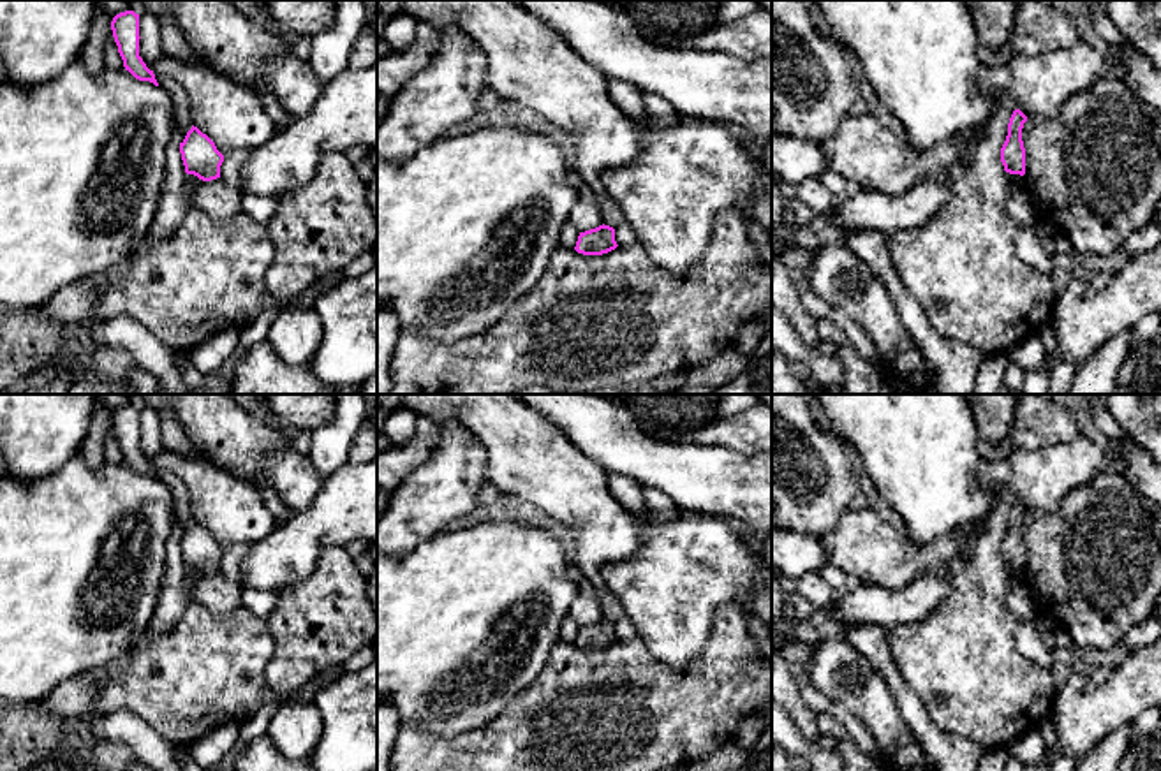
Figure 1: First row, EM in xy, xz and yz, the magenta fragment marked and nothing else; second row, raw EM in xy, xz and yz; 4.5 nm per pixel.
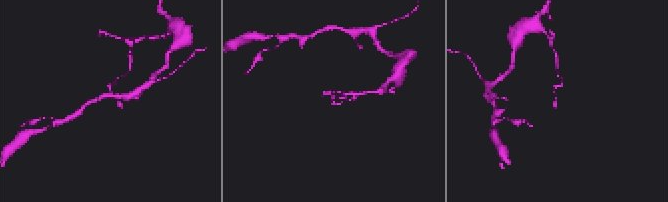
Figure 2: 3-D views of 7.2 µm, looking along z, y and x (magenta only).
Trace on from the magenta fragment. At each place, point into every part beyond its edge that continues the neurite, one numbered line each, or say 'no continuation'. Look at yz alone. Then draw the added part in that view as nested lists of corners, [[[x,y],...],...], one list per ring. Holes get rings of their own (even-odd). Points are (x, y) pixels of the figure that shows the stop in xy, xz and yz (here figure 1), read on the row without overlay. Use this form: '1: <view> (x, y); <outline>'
no continuation

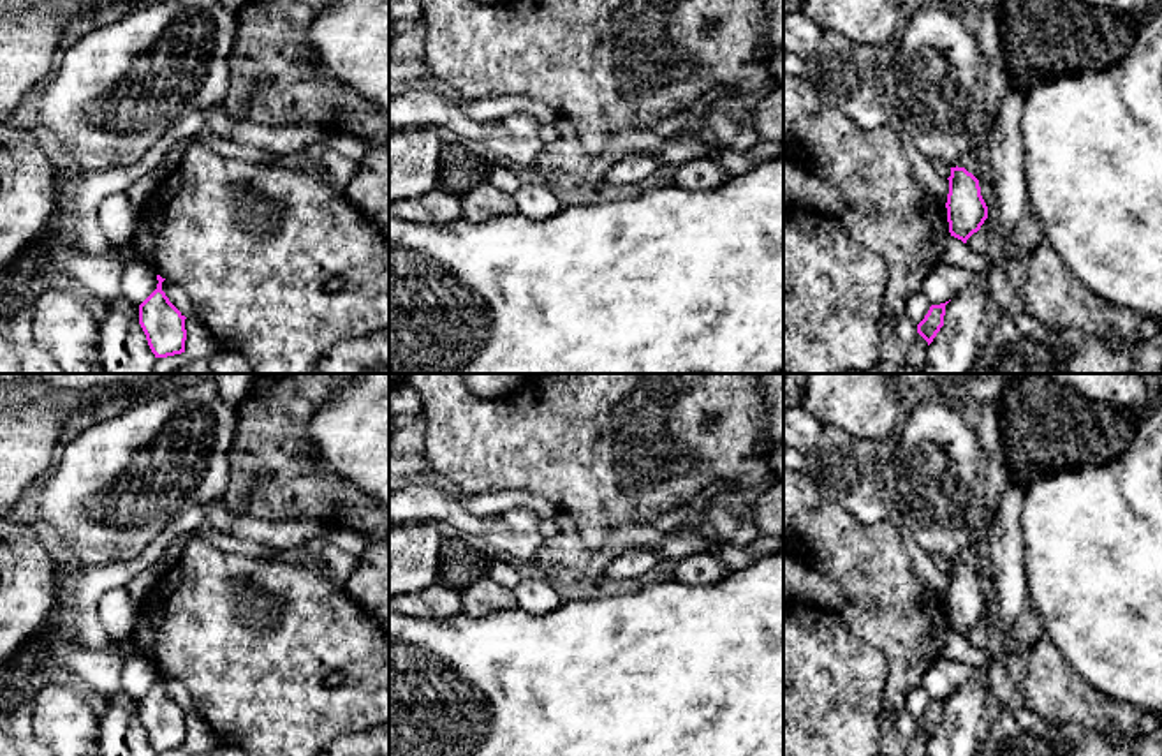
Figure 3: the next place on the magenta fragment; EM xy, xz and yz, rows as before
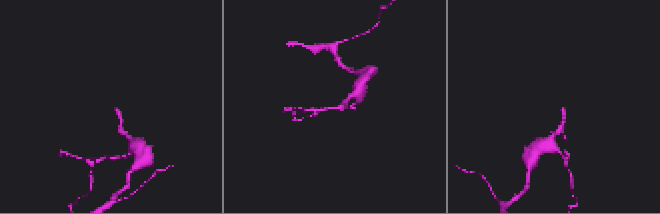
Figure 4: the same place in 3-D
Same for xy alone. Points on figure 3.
no continuation

